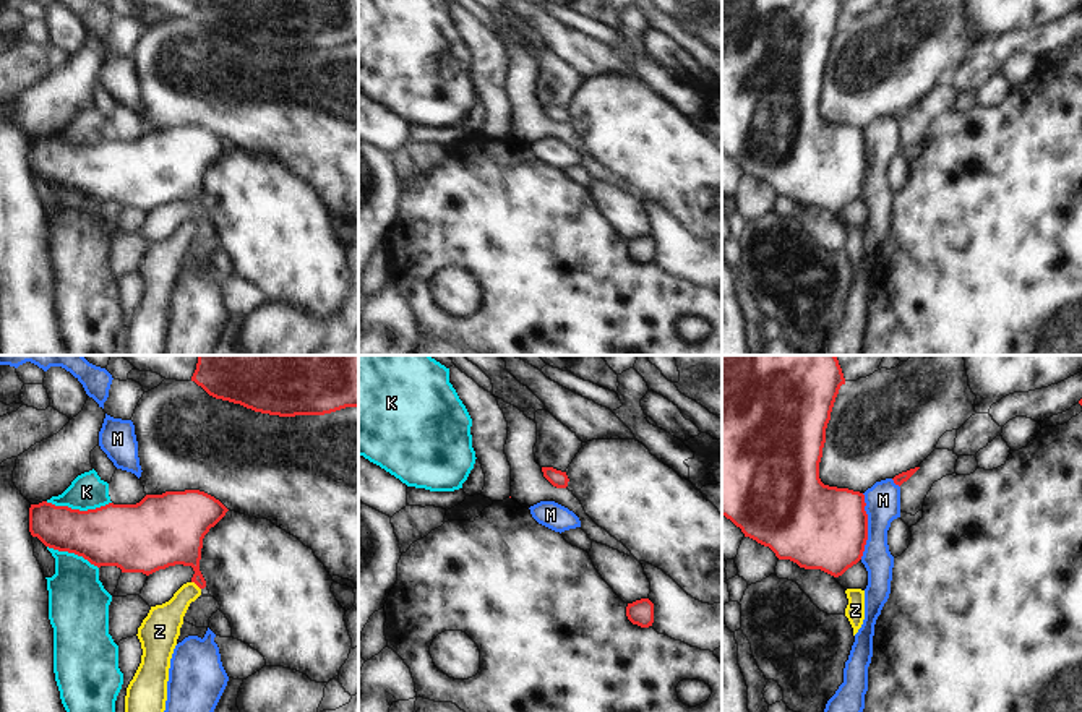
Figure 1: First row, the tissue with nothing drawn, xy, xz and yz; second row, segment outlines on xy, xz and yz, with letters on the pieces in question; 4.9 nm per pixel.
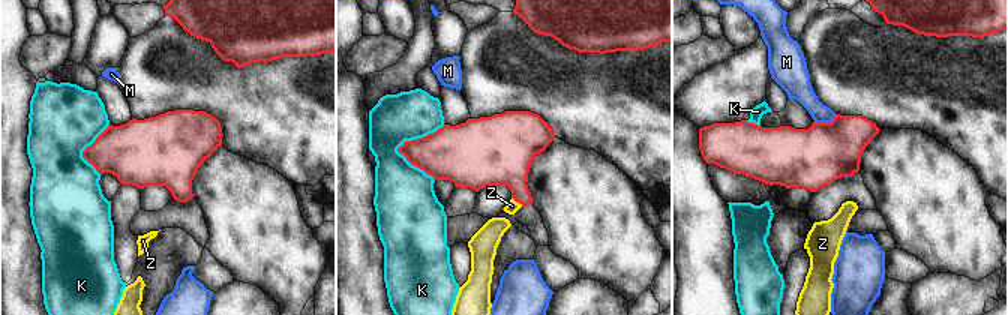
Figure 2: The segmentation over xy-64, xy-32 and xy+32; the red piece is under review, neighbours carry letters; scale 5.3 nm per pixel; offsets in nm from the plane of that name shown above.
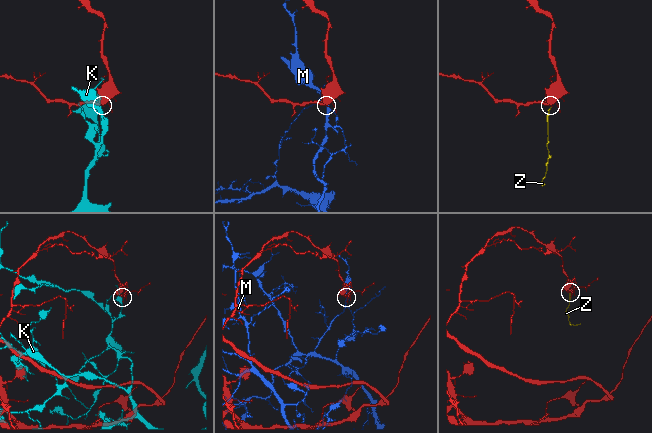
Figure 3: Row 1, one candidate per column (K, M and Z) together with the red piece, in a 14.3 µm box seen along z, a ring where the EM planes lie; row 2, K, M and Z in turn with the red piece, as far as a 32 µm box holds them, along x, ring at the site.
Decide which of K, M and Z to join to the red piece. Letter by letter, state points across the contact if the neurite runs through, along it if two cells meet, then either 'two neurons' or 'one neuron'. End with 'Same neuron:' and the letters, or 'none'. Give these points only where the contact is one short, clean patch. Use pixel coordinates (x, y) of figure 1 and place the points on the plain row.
K: two neurons
M: two neurons
Z: way xy (176, 175), (195, 200), (197, 221), (163, 258); one neuron
Same neuron: Z

